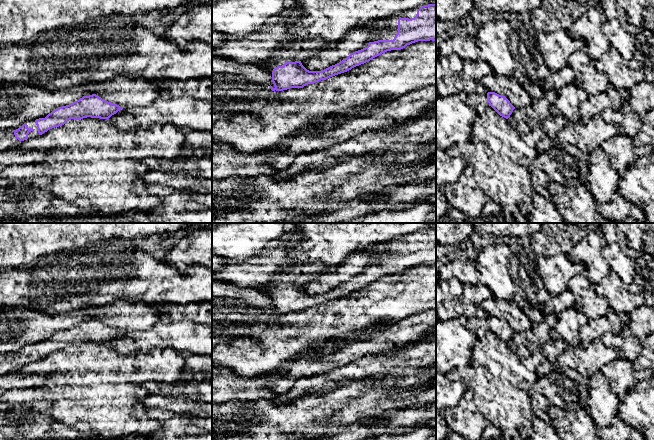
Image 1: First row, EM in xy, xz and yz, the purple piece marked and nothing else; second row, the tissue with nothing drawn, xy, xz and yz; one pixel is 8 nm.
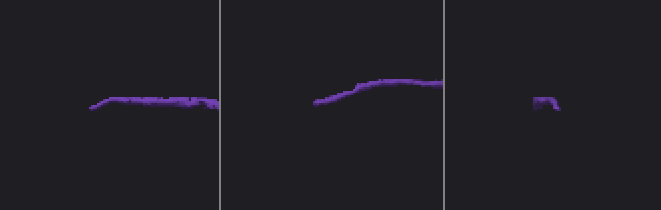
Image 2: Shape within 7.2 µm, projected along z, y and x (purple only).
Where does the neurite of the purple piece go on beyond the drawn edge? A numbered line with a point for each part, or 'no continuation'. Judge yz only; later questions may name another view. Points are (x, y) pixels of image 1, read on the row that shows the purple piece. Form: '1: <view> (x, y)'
1: yz (479, 102)

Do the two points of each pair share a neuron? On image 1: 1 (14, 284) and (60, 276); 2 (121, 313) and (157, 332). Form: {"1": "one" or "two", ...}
{"1": "one", "2": "two"}

